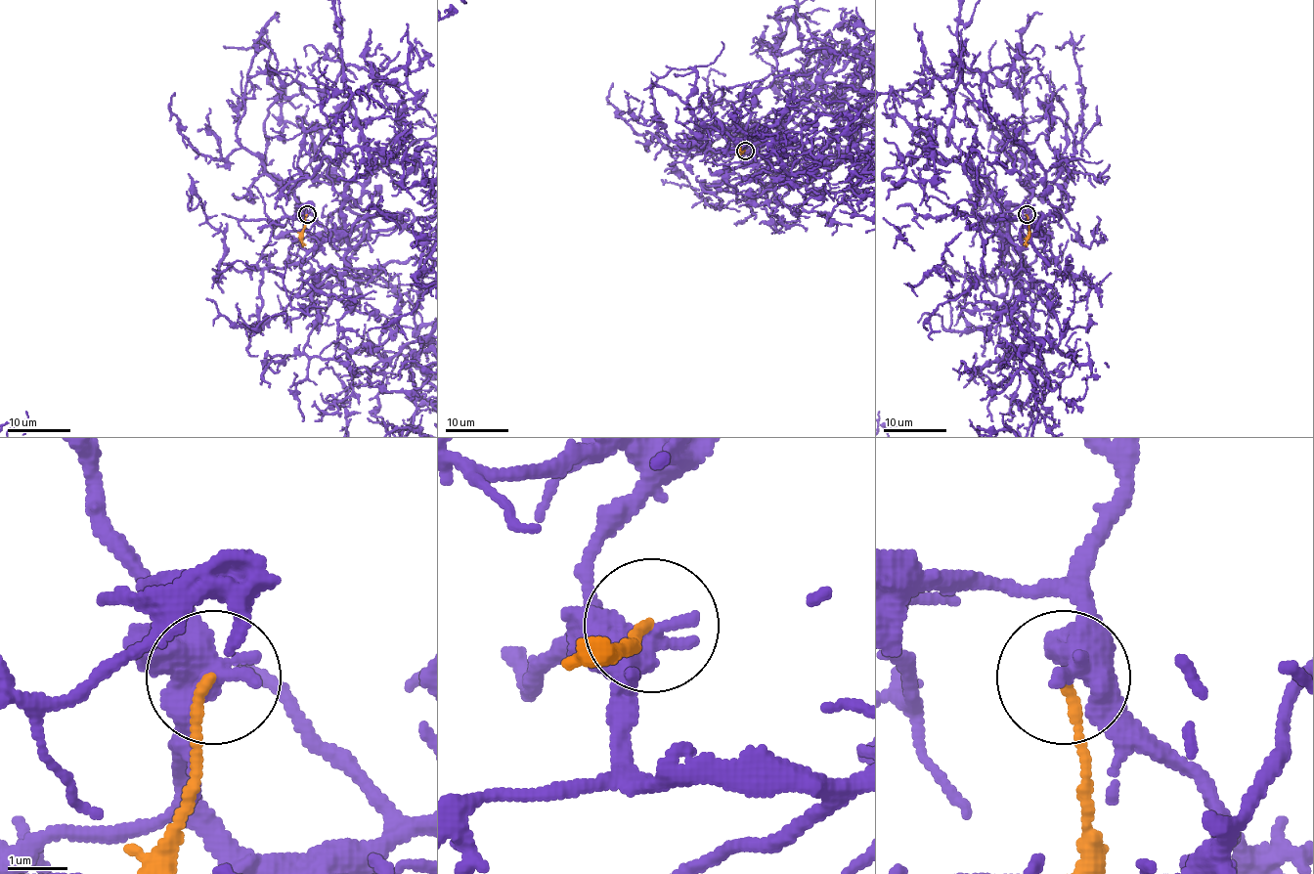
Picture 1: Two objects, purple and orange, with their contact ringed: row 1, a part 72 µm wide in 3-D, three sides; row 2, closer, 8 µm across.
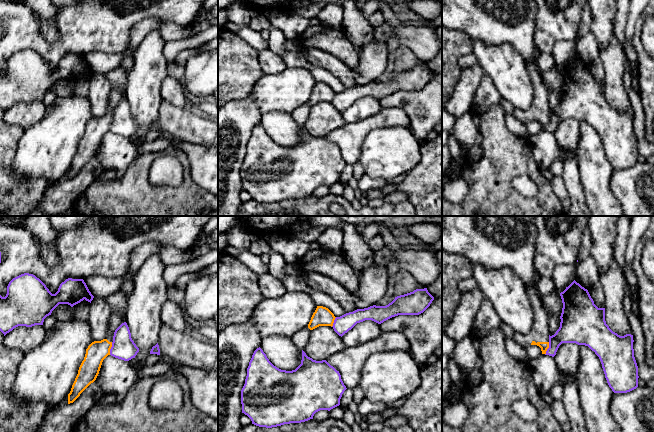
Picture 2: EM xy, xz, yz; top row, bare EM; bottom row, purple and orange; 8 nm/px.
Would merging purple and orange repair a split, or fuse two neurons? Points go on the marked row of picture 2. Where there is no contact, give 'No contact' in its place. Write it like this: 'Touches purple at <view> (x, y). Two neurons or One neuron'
Touches purple at xy (111, 348). Two neurons

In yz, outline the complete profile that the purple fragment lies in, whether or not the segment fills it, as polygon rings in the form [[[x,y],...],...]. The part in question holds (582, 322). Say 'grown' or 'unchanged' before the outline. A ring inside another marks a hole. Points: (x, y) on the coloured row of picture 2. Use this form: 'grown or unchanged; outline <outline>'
unchanged; outline [[[575,280],[566,289],[560,293],[563,308],[560,316],[560,327],[552,336],[549,335],[549,348],[545,355],[554,357],[559,346],[562,343],[576,343],[578,345],[588,346],[599,357],[605,378],[609,387],[614,393],[627,393],[638,387],[638,366],[634,357],[633,335],[626,334],[620,336],[613,332],[605,321],[605,308],[598,308],[591,298],[587,289],[582,287]]]

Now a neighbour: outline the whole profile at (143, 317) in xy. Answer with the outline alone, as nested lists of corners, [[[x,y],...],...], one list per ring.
[[[153,254],[137,270],[133,279],[134,289],[127,295],[125,315],[131,338],[139,348],[135,359],[145,360],[158,343],[163,325],[161,308],[168,299],[168,286],[163,279],[165,264],[160,254]]]

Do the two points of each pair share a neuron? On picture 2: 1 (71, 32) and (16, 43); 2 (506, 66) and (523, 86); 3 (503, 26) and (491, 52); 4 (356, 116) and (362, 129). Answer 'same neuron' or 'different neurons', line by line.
1: same neuron
2: same neuron
3: different neurons
4: different neurons

